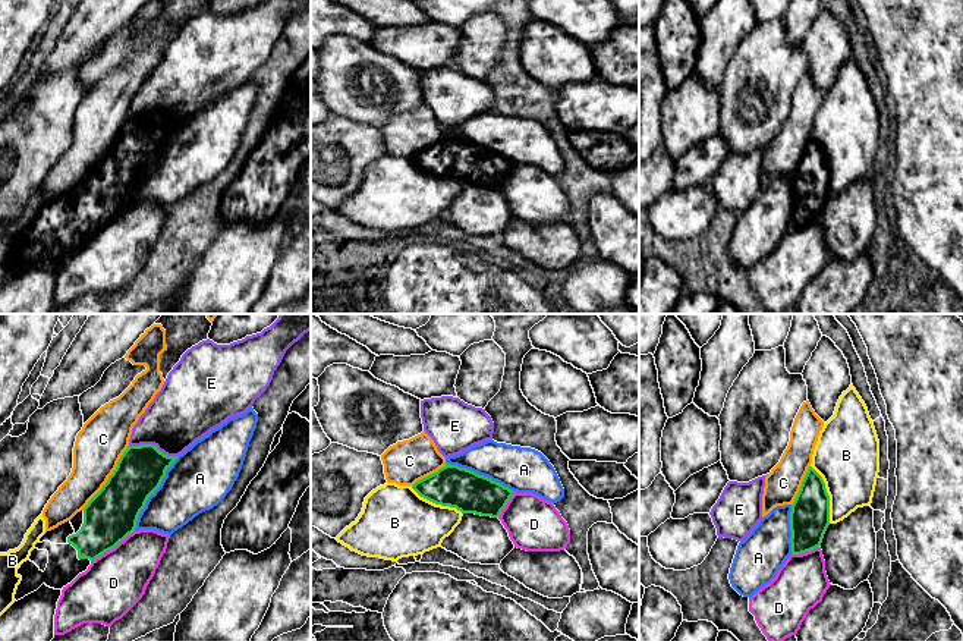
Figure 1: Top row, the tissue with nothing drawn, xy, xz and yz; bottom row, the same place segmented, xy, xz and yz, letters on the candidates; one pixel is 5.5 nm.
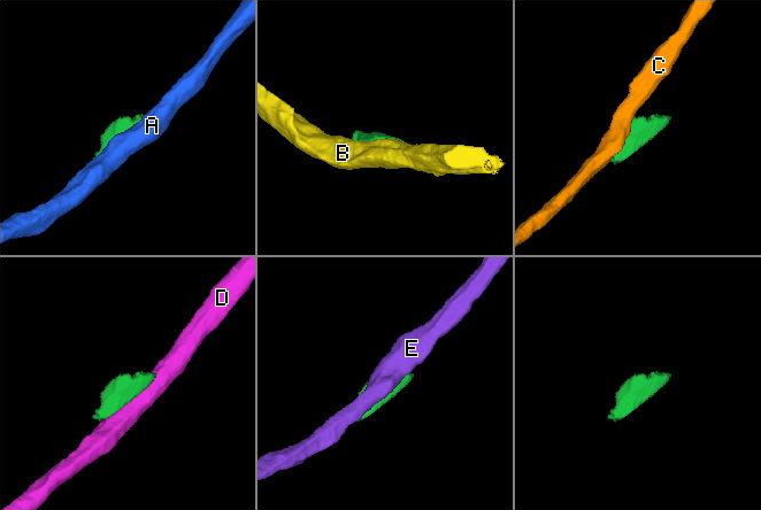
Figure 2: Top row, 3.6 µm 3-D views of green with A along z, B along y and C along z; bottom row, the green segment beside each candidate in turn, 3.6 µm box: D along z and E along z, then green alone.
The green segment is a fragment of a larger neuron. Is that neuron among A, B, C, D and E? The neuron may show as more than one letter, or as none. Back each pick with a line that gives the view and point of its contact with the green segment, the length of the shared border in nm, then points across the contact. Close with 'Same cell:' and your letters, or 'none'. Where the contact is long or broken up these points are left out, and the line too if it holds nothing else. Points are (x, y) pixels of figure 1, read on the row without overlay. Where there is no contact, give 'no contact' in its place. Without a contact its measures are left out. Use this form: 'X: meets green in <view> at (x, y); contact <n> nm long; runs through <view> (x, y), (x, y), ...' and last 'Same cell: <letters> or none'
Same cell: none

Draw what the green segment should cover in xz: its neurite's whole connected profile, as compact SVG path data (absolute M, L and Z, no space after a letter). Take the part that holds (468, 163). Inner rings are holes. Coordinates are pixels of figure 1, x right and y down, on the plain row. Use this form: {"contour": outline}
{"contour": "M450 135L416 153L412 160L435 176L491 189L500 188L514 164L488 148Z"}

